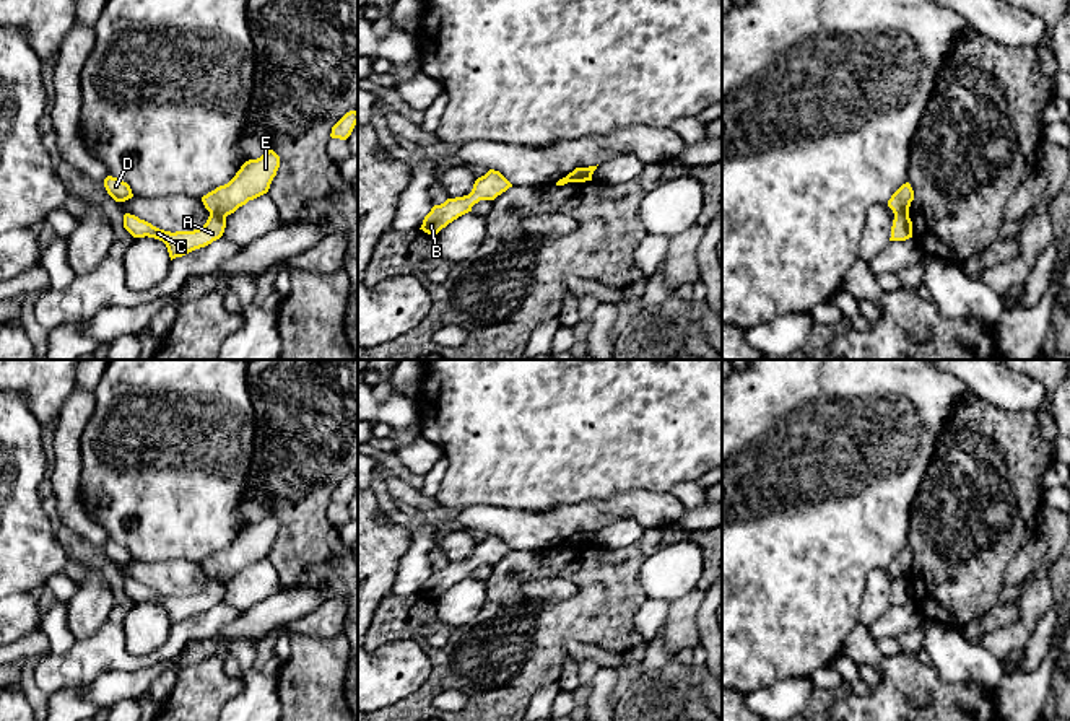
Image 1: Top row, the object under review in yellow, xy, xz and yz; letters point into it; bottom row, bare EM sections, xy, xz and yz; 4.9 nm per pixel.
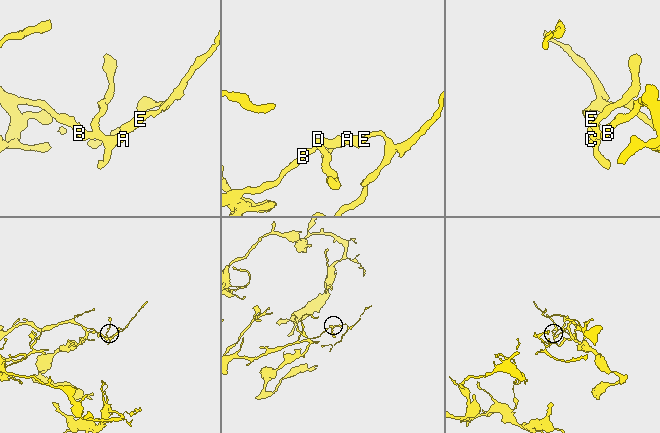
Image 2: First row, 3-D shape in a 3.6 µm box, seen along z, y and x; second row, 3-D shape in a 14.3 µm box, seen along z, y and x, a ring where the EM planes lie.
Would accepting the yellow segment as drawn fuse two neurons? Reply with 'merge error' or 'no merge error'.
merge error

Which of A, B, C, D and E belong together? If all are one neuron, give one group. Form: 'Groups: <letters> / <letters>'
Groups: A B C D / E

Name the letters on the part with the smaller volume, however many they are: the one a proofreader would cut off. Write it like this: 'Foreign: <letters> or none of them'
Foreign: E

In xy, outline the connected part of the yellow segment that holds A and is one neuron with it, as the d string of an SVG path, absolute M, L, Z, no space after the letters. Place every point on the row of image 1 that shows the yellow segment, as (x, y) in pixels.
M210 213L207 223L194 231L164 231L151 223L140 220L135 215L124 215L124 228L133 238L154 238L166 244L171 260L182 257L195 249L205 247L213 241L220 239L226 228L226 218L218 213Z

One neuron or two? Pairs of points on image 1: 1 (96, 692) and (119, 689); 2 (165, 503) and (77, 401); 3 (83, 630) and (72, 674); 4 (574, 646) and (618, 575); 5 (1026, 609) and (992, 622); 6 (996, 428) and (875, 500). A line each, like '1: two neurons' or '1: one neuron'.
1: one neuron
2: two neurons
3: two neurons
4: two neurons
5: two neurons
6: two neurons

